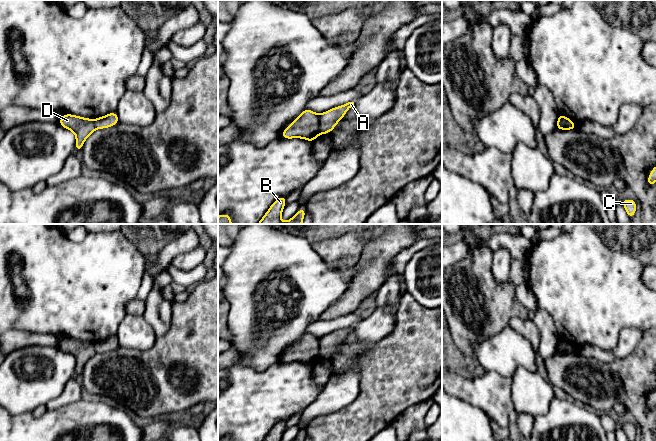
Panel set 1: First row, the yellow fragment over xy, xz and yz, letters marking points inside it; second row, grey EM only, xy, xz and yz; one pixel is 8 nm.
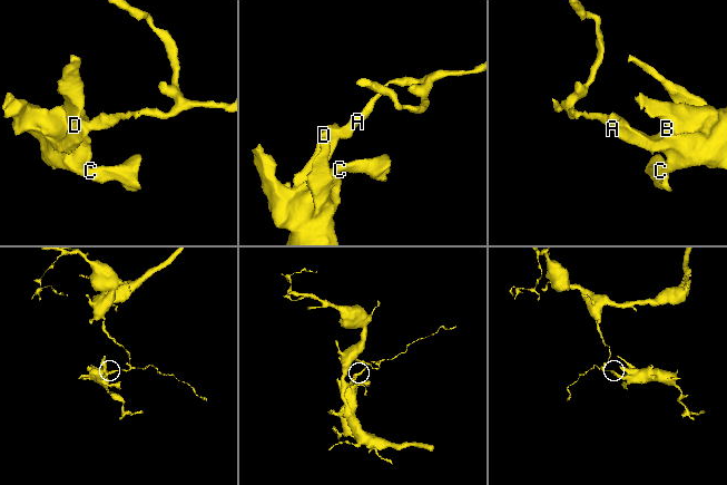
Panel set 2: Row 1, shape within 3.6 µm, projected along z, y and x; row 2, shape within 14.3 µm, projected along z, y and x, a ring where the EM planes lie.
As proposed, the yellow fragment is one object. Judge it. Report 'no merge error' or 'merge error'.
merge error

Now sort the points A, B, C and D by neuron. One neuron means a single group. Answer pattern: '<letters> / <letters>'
A / B C D

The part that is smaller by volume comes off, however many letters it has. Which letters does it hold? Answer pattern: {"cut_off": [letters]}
{"cut_off": ["B", "C", "D"]}

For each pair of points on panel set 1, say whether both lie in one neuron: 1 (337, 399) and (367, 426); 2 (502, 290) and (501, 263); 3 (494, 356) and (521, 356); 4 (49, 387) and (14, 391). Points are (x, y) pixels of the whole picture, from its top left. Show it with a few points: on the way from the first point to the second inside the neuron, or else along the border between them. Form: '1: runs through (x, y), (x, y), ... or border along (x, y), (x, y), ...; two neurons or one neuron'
1: border along (360, 387), (359, 394), (349, 404), (324, 415); two neurons
2: border along (491, 261), (493, 277), (499, 282), (507, 282); two neurons
3: runs through (501, 356), (514, 356); one neuron
4: runs through (40, 387), (23, 387); one neuron

